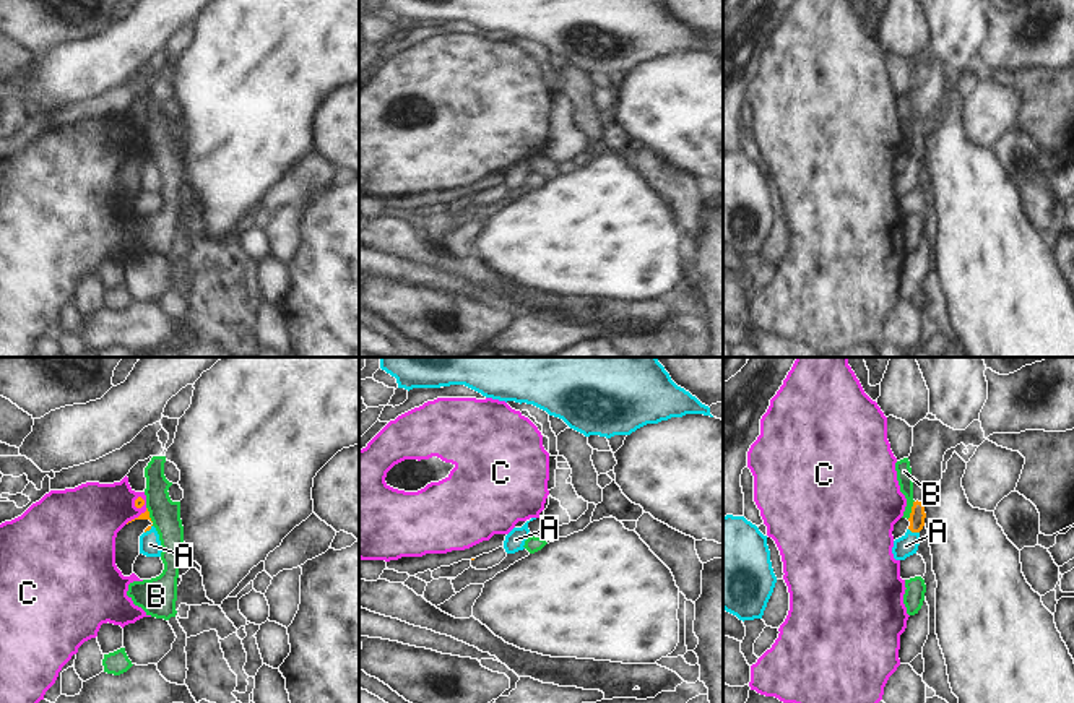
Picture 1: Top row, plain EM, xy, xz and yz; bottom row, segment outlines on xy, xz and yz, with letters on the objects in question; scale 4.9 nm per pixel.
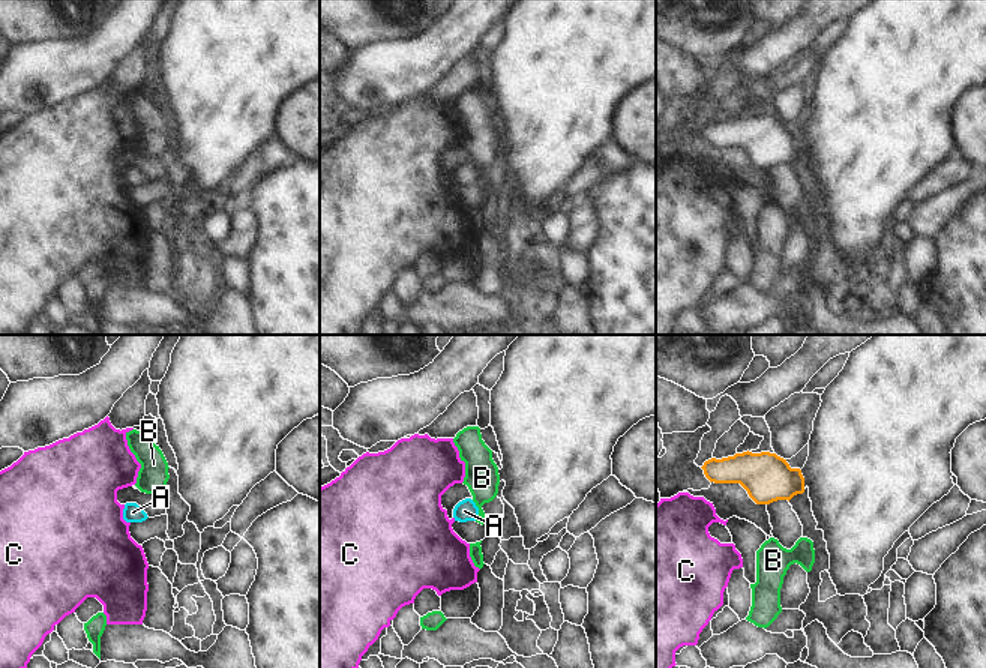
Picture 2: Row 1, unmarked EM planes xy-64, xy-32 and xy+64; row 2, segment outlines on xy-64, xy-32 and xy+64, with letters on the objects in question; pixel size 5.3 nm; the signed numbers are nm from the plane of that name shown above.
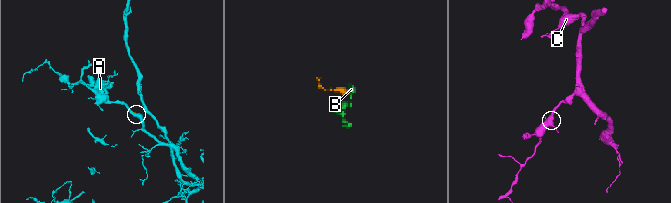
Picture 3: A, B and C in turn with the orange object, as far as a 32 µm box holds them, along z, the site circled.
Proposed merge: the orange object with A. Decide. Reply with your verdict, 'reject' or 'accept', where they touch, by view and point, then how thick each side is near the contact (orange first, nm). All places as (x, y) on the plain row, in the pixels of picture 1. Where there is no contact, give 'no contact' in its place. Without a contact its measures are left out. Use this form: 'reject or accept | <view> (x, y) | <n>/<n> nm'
accept | yz (913, 168) | 80/110 nm

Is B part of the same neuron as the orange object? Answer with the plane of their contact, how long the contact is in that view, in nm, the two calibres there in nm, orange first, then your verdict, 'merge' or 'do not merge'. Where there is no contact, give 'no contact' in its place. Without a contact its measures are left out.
yz | 100 nm | 80/80 nm | do not merge

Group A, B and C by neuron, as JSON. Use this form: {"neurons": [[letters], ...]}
{"neurons": [["A"], ["B"], ["C"]]}

